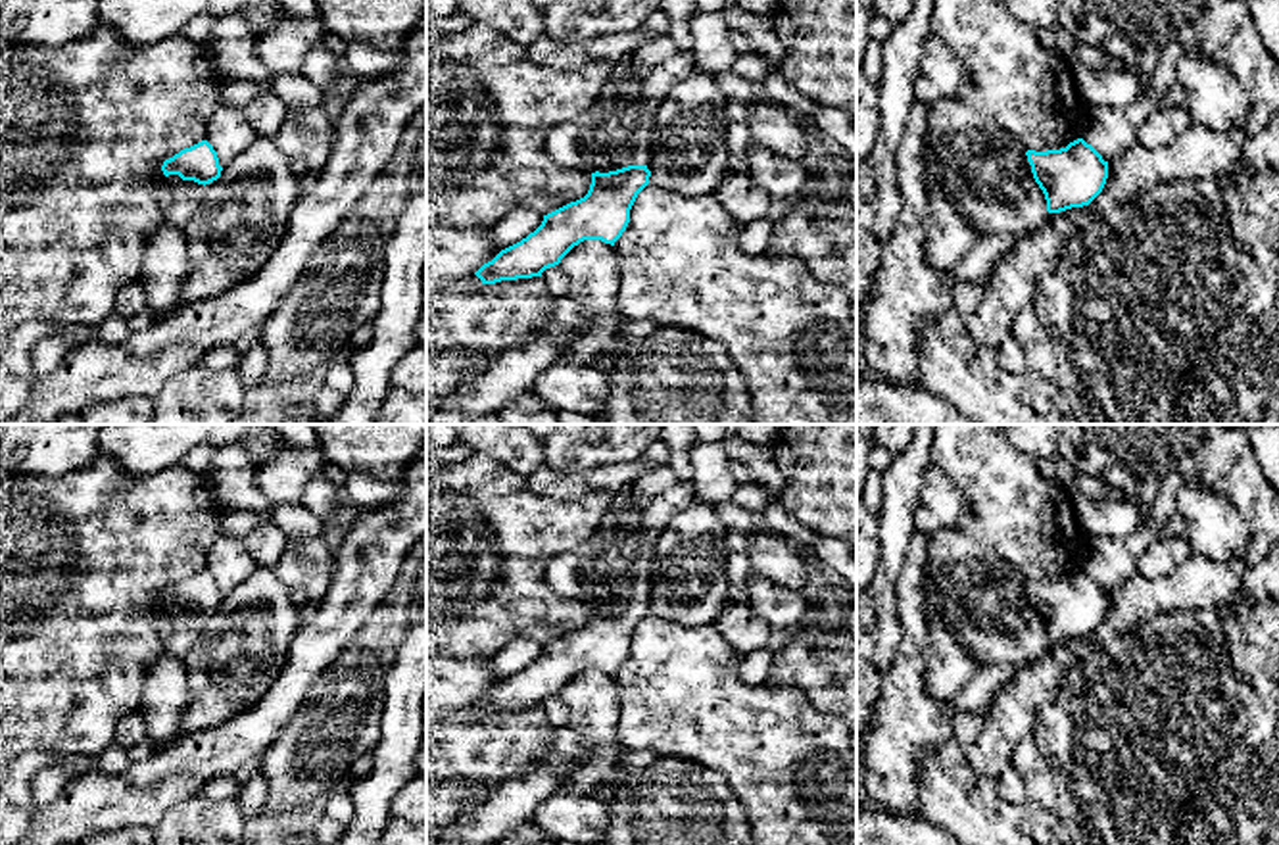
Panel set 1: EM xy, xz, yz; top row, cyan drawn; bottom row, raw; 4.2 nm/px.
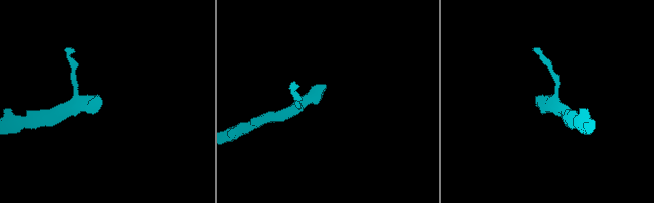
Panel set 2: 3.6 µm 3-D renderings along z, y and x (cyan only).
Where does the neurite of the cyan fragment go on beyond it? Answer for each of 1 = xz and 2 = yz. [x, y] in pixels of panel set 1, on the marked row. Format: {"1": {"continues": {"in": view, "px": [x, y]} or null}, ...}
{"1": {"continues": {"in": "xz", "px": [615, 131]}}, "2": {"continues": {"in": "yz", "px": [986, 175]}}}

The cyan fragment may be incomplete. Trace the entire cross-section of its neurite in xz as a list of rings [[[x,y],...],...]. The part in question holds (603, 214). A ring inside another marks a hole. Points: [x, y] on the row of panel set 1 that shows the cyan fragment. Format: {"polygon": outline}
{"polygon": [[[666,35],[643,40],[632,54],[611,65],[611,75],[597,102],[568,123],[549,131],[545,150],[549,157],[570,169],[591,175],[584,198],[570,202],[547,215],[542,225],[520,242],[501,250],[474,275],[482,284],[542,277],[549,267],[584,240],[601,240],[615,246],[630,223],[630,209],[638,194],[649,184],[651,133],[655,117],[676,84],[695,73],[691,50],[680,50]]]}

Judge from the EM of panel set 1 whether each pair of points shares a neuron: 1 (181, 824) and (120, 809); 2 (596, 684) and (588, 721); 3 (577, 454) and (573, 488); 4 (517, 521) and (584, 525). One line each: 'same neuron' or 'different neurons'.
1: different neurons
2: same neuron
3: different neurons
4: same neuron

